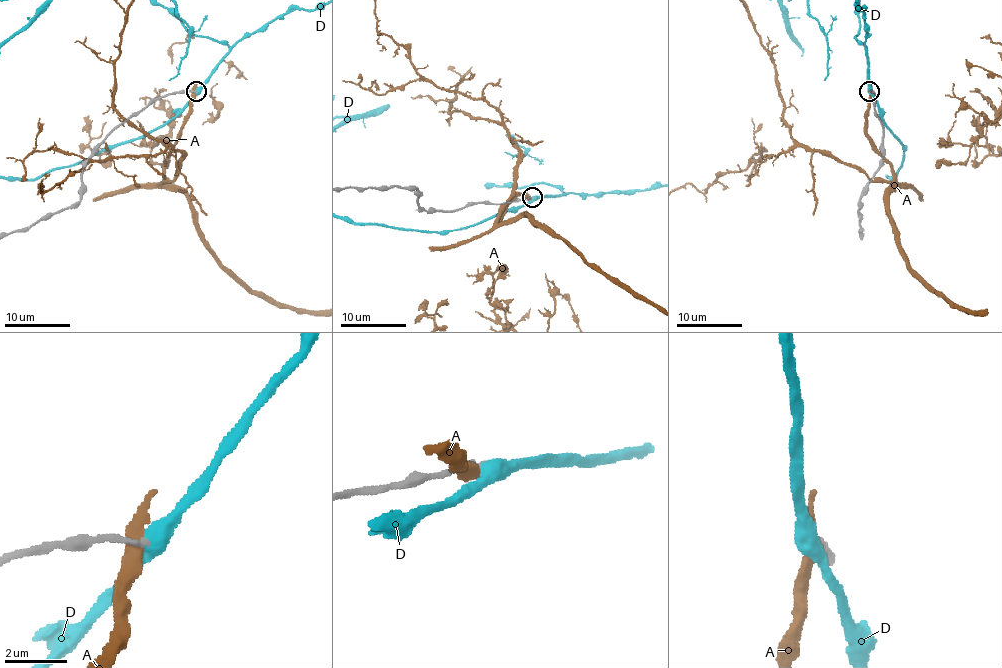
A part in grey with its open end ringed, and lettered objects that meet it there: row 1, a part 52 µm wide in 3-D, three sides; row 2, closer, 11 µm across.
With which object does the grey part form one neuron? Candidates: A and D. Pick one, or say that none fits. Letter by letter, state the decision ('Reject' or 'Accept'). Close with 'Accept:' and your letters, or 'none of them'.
A: Reject
D: Accept
Accept: D

